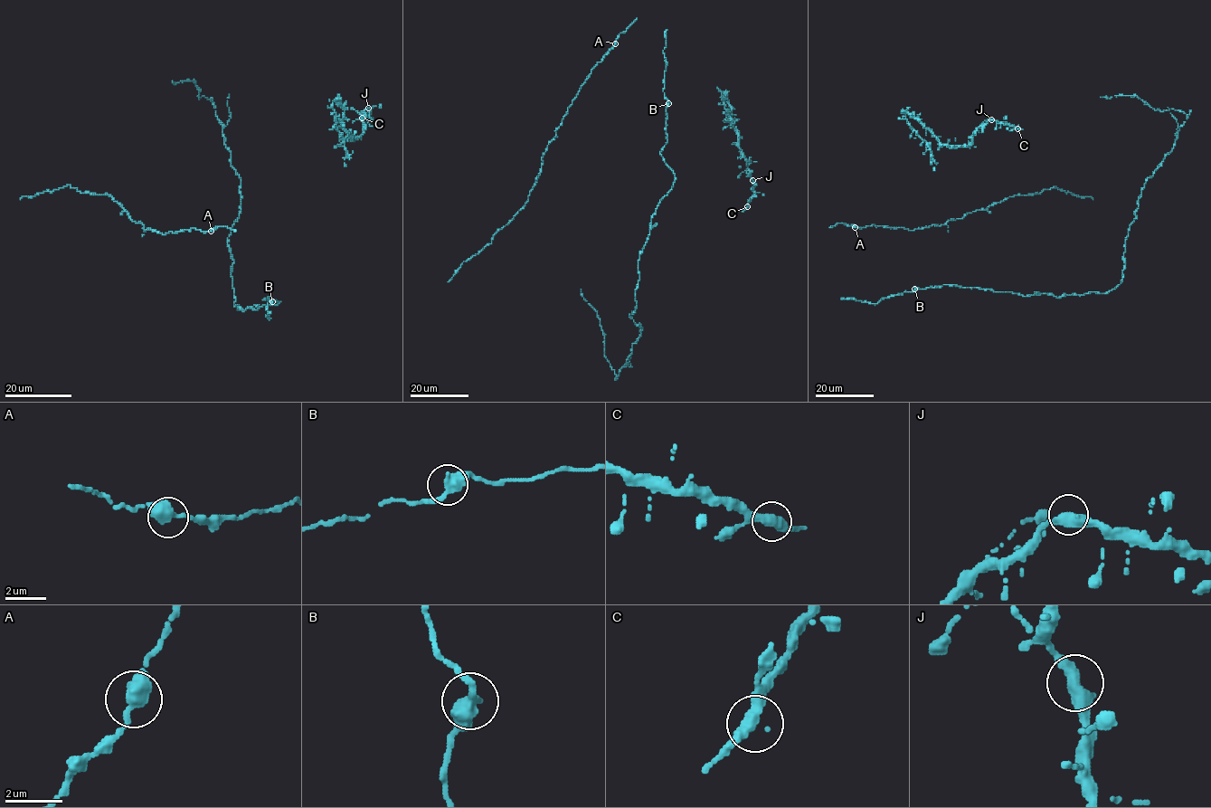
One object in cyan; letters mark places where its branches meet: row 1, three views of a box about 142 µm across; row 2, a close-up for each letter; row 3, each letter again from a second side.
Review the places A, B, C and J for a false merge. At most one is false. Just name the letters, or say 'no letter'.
no letter

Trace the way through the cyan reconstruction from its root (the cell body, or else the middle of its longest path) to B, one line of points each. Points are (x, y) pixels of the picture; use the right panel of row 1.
B: (944, 284), (913, 289)

